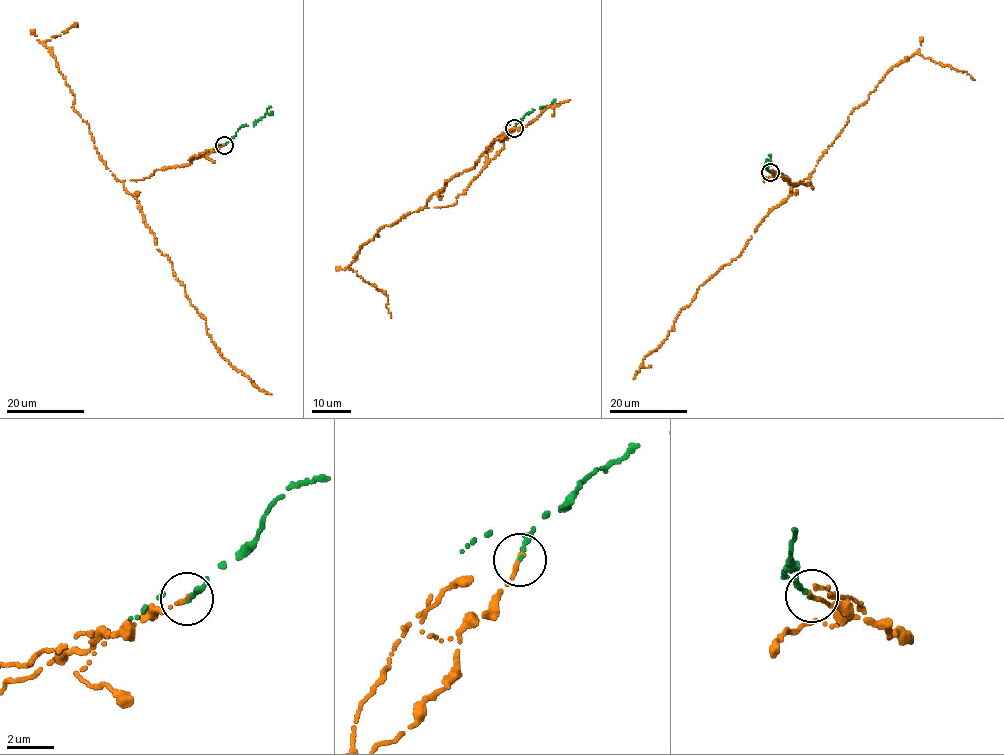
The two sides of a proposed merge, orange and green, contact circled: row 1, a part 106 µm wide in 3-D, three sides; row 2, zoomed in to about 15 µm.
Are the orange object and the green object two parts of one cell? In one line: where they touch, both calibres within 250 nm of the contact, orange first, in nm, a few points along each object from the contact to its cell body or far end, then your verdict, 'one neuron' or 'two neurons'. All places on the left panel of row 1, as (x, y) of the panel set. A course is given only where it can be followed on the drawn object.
at (224, 145); 220 nm thick on the orange side, 200 nm on the other; orange runs (224, 144), (189, 163), (123, 181), (124, 188), (213, 343), (271, 394); green runs (224, 145), (237, 130), (264, 116), (271, 106); one neuron

